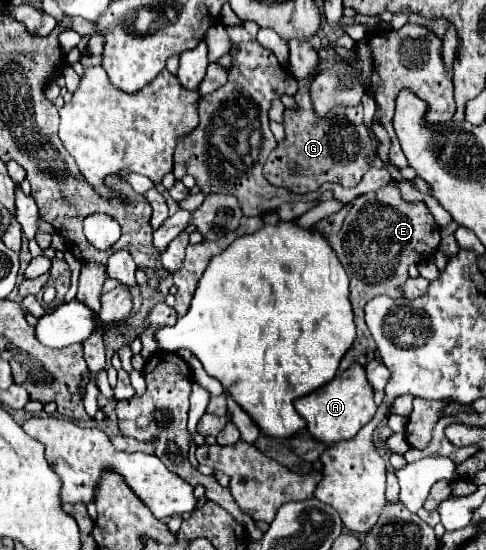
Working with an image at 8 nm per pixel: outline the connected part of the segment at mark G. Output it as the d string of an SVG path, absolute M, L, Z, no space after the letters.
M300 79L298 83L302 89L296 93L296 103L298 109L290 111L286 109L284 113L284 131L286 139L278 143L274 153L270 153L266 165L264 165L264 177L278 187L286 187L294 193L306 193L316 191L322 183L338 183L342 187L354 187L360 183L360 177L370 169L368 165L368 155L378 147L378 141L370 137L366 125L364 125L364 113L362 105L354 109L334 109L328 113L328 117L320 119L316 117L310 97L308 97L308 87L312 79Z

